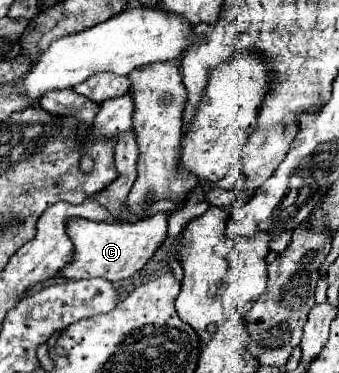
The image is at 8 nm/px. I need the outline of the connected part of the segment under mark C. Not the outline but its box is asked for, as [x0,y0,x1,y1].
[63,212,167,280]

